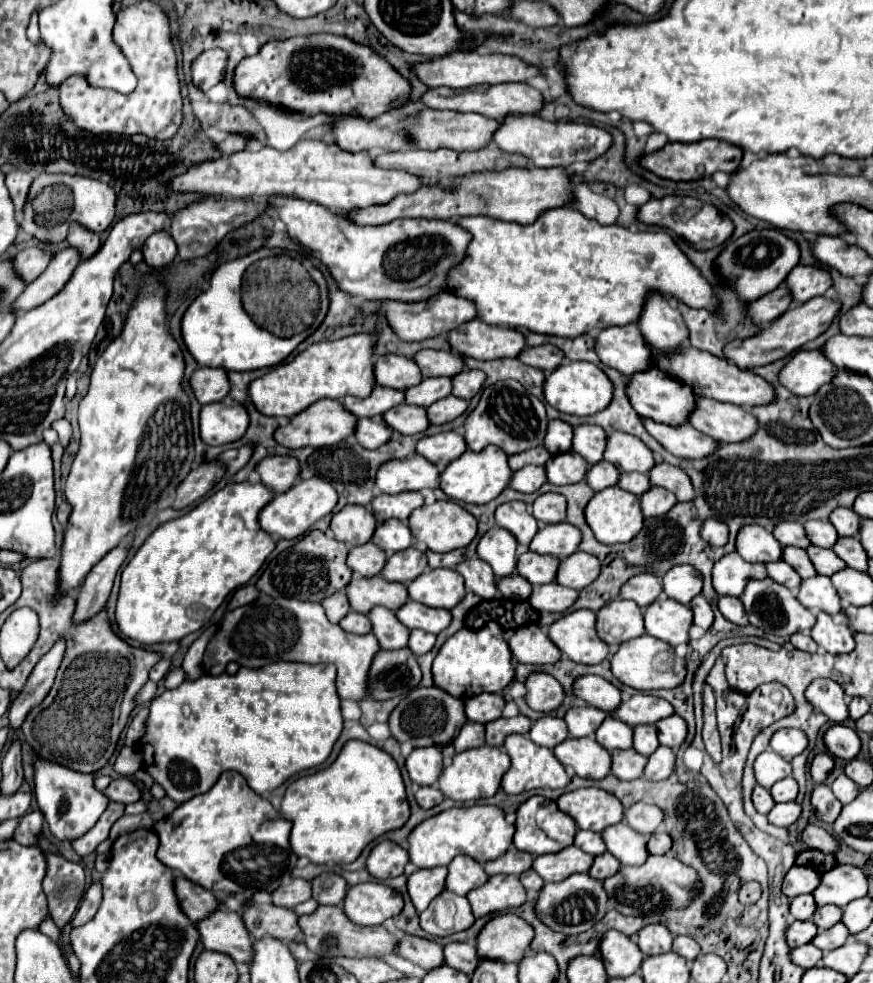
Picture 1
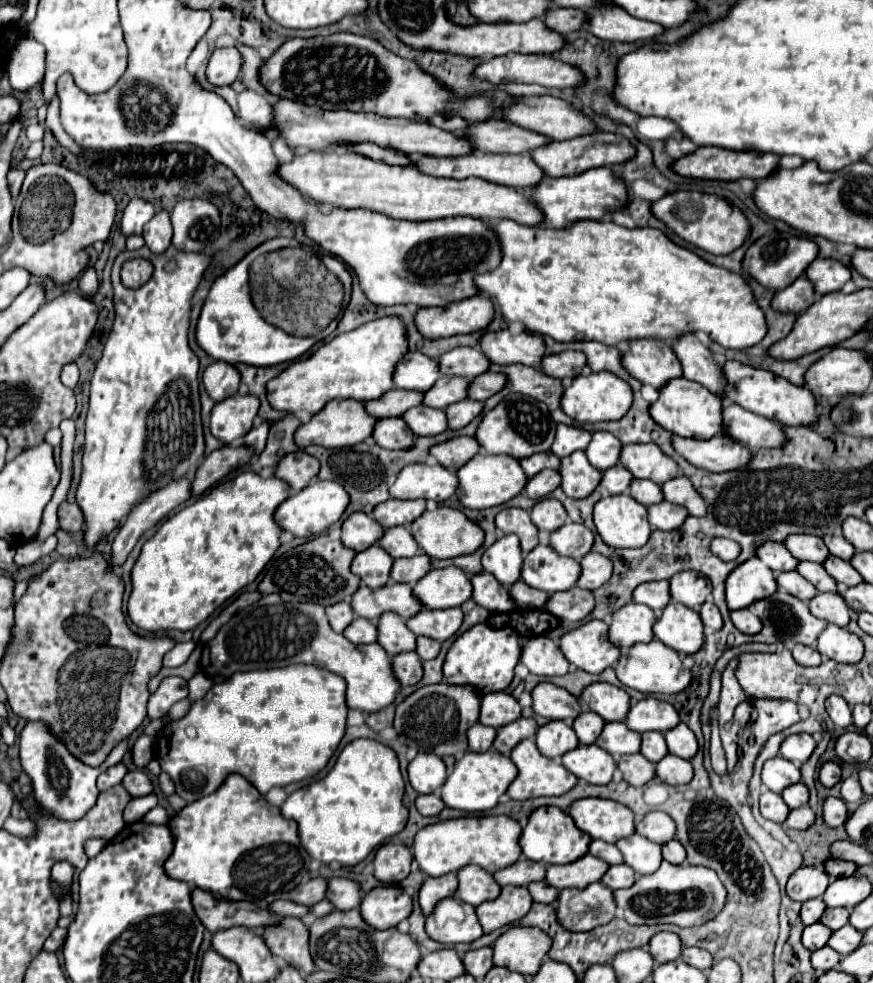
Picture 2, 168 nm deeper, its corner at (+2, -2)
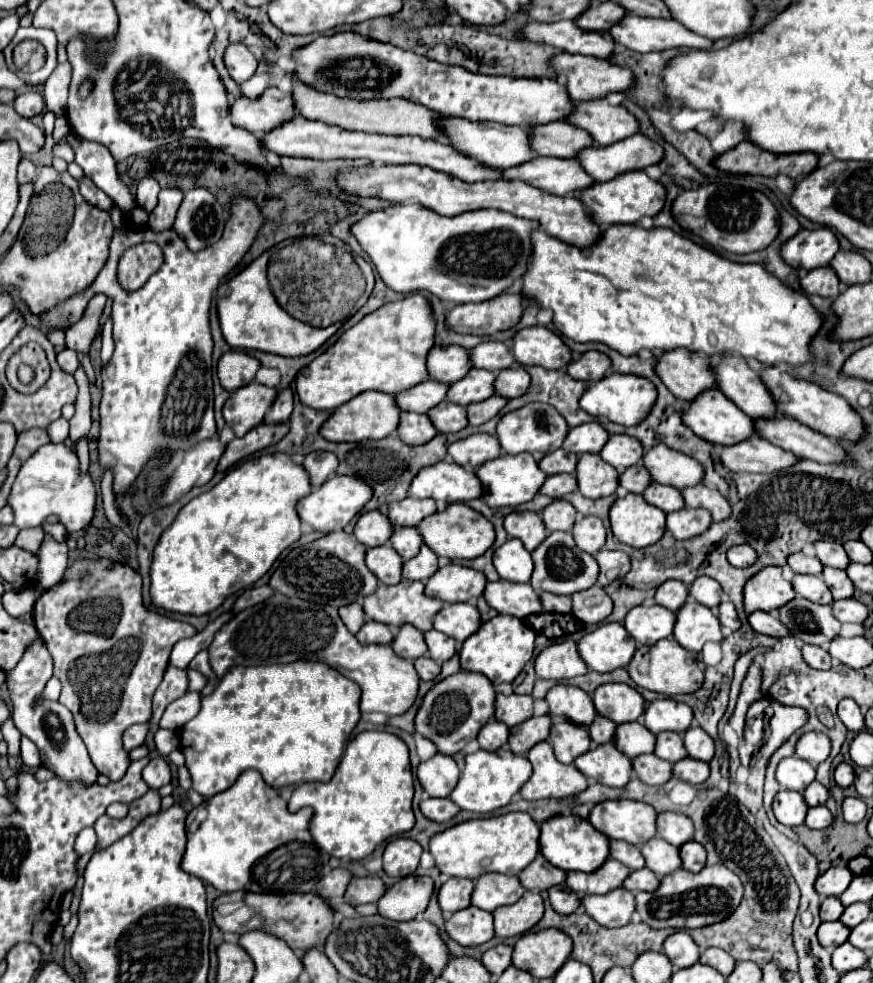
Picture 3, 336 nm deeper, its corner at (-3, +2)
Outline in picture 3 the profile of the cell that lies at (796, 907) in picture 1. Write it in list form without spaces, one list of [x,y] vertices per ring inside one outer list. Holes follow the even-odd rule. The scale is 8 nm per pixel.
[[[826,897],[820,905],[822,921],[838,921],[842,913],[844,913],[844,905],[840,903],[838,897]]]

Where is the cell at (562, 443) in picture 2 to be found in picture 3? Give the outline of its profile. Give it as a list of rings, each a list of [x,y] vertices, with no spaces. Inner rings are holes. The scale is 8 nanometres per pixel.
[[[584,423],[578,427],[572,427],[568,431],[568,437],[562,445],[564,451],[572,453],[600,453],[604,443],[608,441],[606,429],[598,423]]]

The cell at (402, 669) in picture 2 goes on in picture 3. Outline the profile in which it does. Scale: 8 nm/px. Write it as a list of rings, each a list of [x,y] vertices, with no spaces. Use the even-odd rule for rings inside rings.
[[[420,657],[414,661],[414,667],[422,681],[432,681],[440,673],[440,663],[432,661],[430,657]]]

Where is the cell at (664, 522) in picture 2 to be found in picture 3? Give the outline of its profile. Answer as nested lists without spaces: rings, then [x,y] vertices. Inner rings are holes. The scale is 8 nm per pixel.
[[[690,507],[680,509],[680,513],[670,513],[666,521],[668,531],[678,541],[694,539],[704,531],[708,531],[710,525],[712,525],[712,515],[706,509],[690,509]]]

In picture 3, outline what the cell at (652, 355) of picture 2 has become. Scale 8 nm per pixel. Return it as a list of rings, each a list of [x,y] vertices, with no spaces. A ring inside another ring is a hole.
[[[686,349],[664,353],[658,357],[656,371],[674,397],[688,403],[706,389],[718,389],[710,359],[700,353],[688,353]]]

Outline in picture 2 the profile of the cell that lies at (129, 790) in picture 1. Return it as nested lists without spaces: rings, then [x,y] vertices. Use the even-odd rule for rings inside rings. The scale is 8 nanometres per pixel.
[[[135,769],[135,771],[127,773],[123,779],[123,787],[127,789],[127,793],[131,797],[143,797],[143,795],[149,795],[153,791],[151,779],[147,773],[143,773],[143,769]]]

